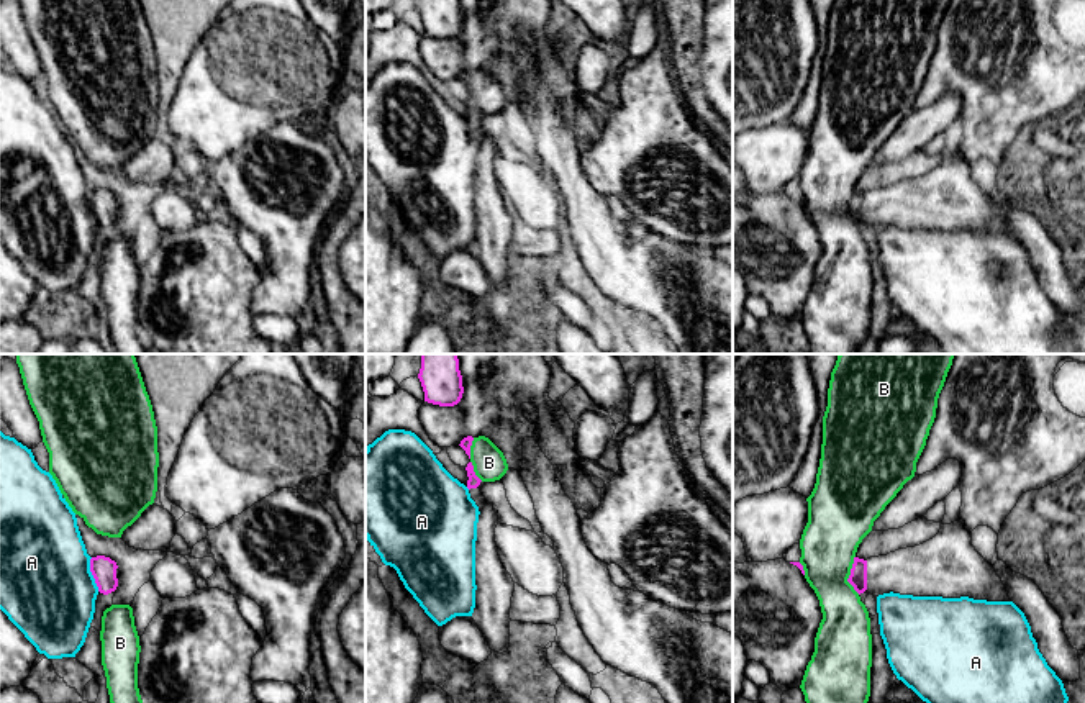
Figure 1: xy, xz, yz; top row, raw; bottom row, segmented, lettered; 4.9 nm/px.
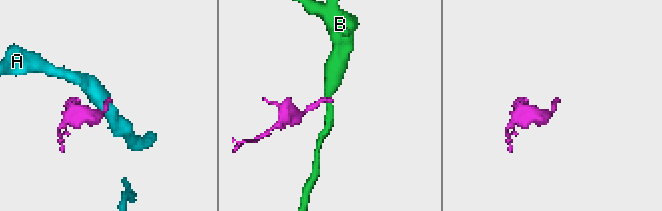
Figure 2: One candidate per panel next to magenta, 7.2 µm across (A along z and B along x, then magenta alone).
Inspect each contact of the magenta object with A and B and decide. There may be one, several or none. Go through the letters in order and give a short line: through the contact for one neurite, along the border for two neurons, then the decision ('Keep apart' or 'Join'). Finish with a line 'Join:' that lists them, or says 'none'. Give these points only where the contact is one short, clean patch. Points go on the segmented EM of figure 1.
A: Line: xy (90, 557), (90, 574), (99, 590). Keep apart
B: Line: yz (854, 556), (848, 582), (859, 594). Keep apart
Join: none

